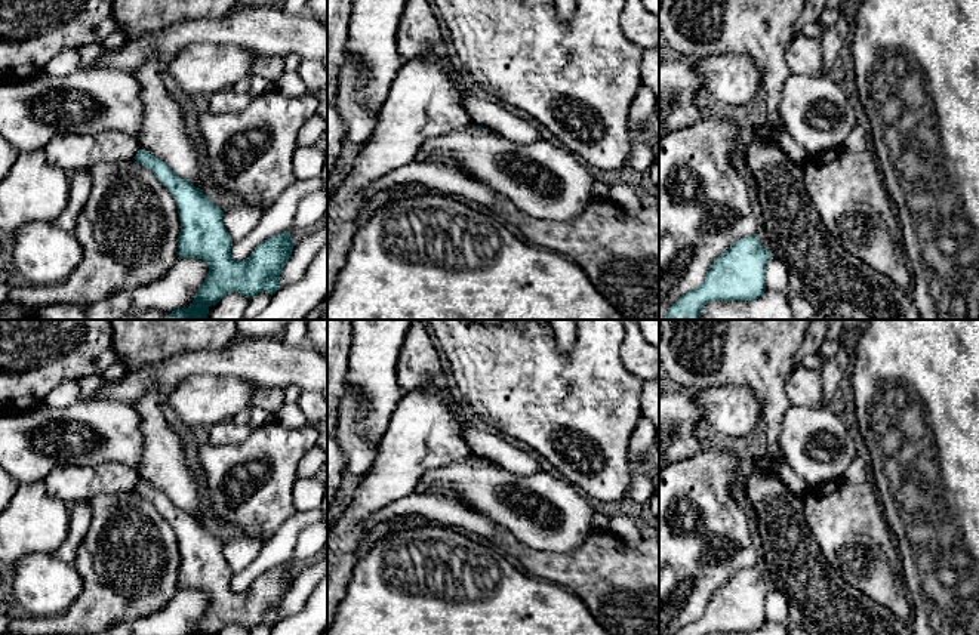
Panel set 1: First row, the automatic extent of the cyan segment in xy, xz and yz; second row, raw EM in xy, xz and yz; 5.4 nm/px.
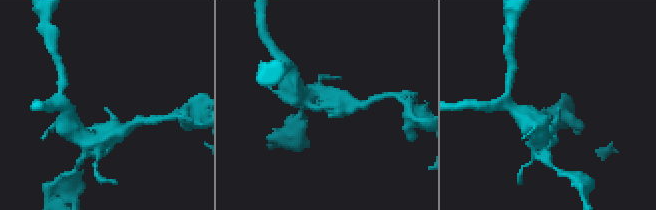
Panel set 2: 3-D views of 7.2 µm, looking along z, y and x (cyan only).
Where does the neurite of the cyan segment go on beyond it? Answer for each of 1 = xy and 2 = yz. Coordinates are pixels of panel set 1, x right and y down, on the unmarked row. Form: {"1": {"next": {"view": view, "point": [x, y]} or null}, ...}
{"1": {"next": null}, "2": {"next": null}}

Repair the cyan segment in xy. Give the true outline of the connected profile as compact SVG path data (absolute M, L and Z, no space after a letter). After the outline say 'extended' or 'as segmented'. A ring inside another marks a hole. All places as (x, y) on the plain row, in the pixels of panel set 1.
M145 481L135 491L148 499L172 524L179 545L179 589L203 591L209 605L193 635L218 635L227 625L252 629L280 622L280 607L293 583L289 562L259 574L246 592L231 589L233 571L224 558L224 543L196 520L179 509L164 493Z; as segmented

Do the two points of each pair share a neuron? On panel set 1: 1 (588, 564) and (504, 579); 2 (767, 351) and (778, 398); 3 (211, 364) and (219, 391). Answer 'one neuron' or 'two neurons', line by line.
1: two neurons
2: one neuron
3: two neurons

